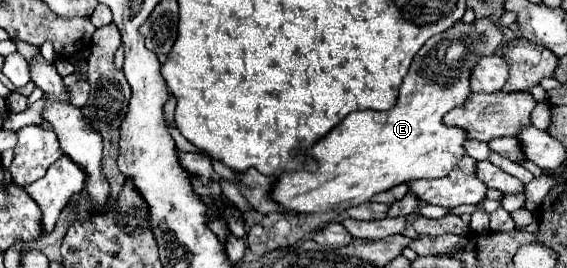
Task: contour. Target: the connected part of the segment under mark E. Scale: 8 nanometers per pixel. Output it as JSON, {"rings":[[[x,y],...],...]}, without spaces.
{"rings":[[[481,19],[473,21],[471,25],[465,23],[455,23],[451,29],[445,33],[439,33],[431,37],[421,51],[415,55],[409,73],[403,79],[403,85],[397,95],[395,107],[387,111],[355,111],[347,115],[337,127],[333,127],[321,141],[317,141],[313,147],[305,149],[303,153],[307,157],[313,157],[317,161],[317,169],[299,169],[299,171],[285,171],[275,179],[275,185],[269,193],[269,197],[289,209],[293,215],[311,215],[311,213],[325,213],[325,211],[335,211],[341,213],[353,205],[367,203],[373,195],[387,191],[395,185],[407,183],[411,179],[437,179],[445,177],[453,165],[465,155],[463,143],[465,143],[465,131],[457,127],[447,127],[443,125],[443,115],[457,107],[463,105],[463,101],[469,95],[469,69],[473,67],[473,61],[477,57],[497,53],[503,45],[503,35],[493,19]]]}

